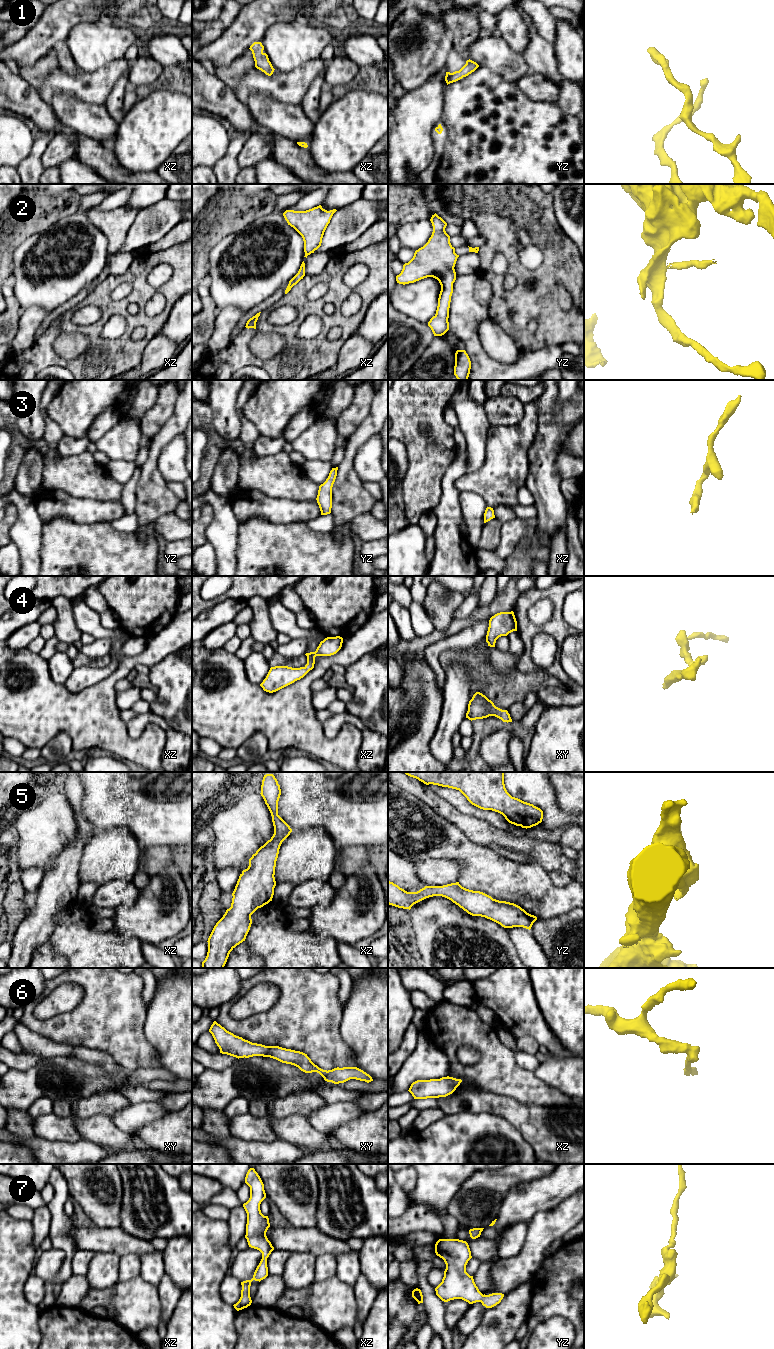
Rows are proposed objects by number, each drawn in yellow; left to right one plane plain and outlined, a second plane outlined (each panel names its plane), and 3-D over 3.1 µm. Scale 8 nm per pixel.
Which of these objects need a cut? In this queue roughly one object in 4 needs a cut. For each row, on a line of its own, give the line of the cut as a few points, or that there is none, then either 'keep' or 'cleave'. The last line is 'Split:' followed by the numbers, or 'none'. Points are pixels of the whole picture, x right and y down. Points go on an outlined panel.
1: no cut; keep
2: cut in xz along (305, 253), (309, 254); cleave
3: no cut; keep
4: no cut; keep
5: no cut; keep
6: no cut; keep
7: no cut; keep
Split: 2

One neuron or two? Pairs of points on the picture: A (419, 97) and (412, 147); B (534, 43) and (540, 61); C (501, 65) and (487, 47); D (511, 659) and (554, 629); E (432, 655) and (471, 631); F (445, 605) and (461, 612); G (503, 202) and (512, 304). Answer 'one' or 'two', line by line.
A: one
B: one
C: one
D: two
E: one
F: two
G: one

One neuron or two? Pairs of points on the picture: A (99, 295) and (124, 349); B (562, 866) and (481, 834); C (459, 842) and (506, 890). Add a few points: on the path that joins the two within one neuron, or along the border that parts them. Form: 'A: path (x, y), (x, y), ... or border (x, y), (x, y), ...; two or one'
A: path (114, 307), (118, 307), (129, 318), (127, 334); one
B: path (542, 852), (531, 846), (501, 838); one
C: path (470, 854), (494, 878); one

